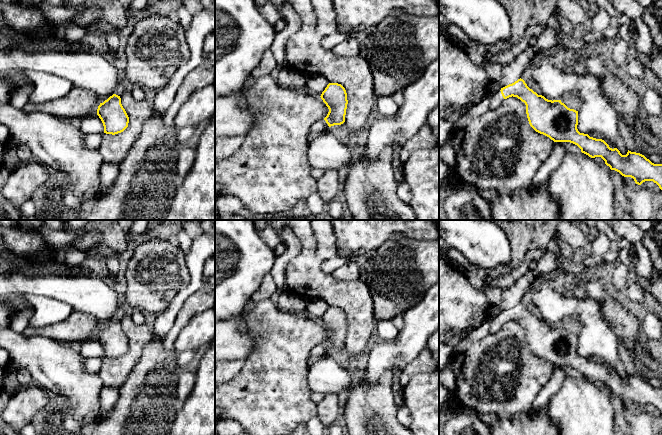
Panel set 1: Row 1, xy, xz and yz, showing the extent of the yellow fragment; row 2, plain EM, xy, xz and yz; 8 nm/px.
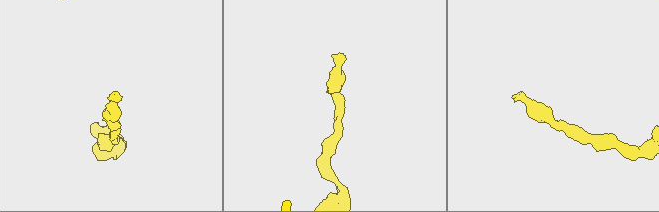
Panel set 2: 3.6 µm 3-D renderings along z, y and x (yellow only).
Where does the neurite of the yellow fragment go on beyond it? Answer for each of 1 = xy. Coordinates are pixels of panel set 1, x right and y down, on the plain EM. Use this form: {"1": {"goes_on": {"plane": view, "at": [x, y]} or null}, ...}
{"1": {"goes_on": null}}

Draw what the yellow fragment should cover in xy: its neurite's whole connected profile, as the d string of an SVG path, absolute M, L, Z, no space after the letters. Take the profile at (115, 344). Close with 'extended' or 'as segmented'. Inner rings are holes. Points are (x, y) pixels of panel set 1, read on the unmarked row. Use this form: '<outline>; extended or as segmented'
M113 318L97 333L97 339L104 350L104 357L118 358L123 356L129 347L129 341L121 328L120 320Z; as segmented

